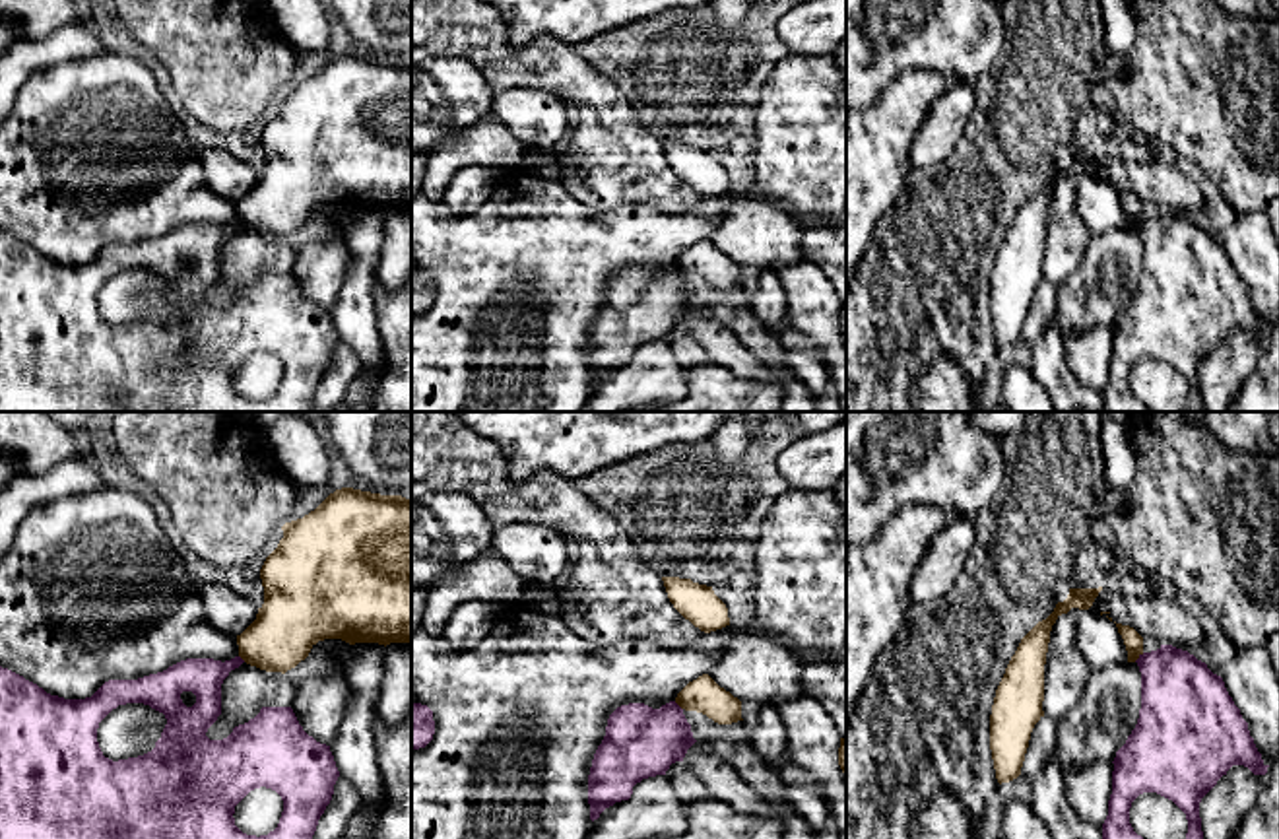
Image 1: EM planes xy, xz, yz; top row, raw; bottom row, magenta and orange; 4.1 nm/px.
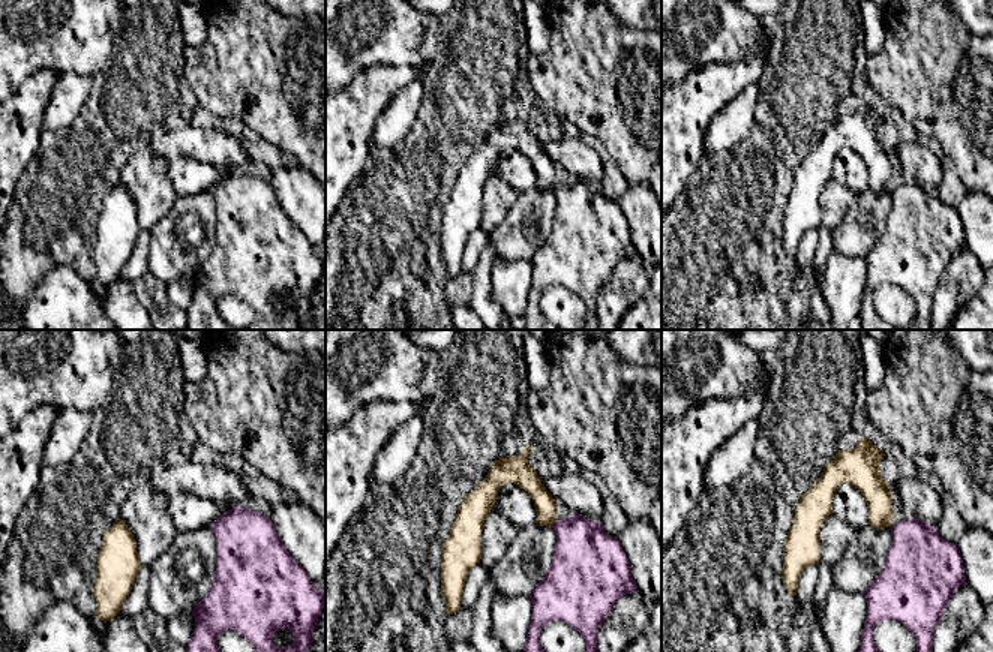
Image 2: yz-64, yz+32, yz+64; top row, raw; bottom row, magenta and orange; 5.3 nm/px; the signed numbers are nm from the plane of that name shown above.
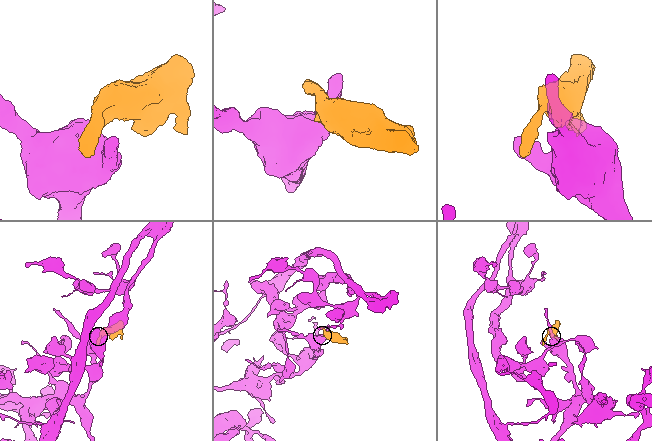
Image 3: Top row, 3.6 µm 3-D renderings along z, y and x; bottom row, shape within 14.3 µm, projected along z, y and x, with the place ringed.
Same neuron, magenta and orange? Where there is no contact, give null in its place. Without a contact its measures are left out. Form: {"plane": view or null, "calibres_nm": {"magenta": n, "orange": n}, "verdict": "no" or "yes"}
{"plane": "yz", "calibres_nm": {"magenta": 340, "orange": 80}, "verdict": "no"}

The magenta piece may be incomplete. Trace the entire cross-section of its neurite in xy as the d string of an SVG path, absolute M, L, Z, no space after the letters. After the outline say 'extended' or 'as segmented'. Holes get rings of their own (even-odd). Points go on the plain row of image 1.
M235 221L231 225L213 223L186 223L163 237L149 239L138 245L109 245L91 262L64 264L47 258L37 249L23 241L0 231L0 412L314 412L312 400L318 385L332 365L334 350L340 342L330 311L316 307L299 289L291 272L262 272L260 278L245 289L233 293L223 305L210 305L208 293L221 280L221 249L231 235L239 233L245 225ZM144 268L165 280L167 289L155 313L144 320L113 326L103 320L97 307L99 287L118 270ZM254 353L272 353L283 365L279 388L268 400L246 400L235 390L235 371Z; as segmented

